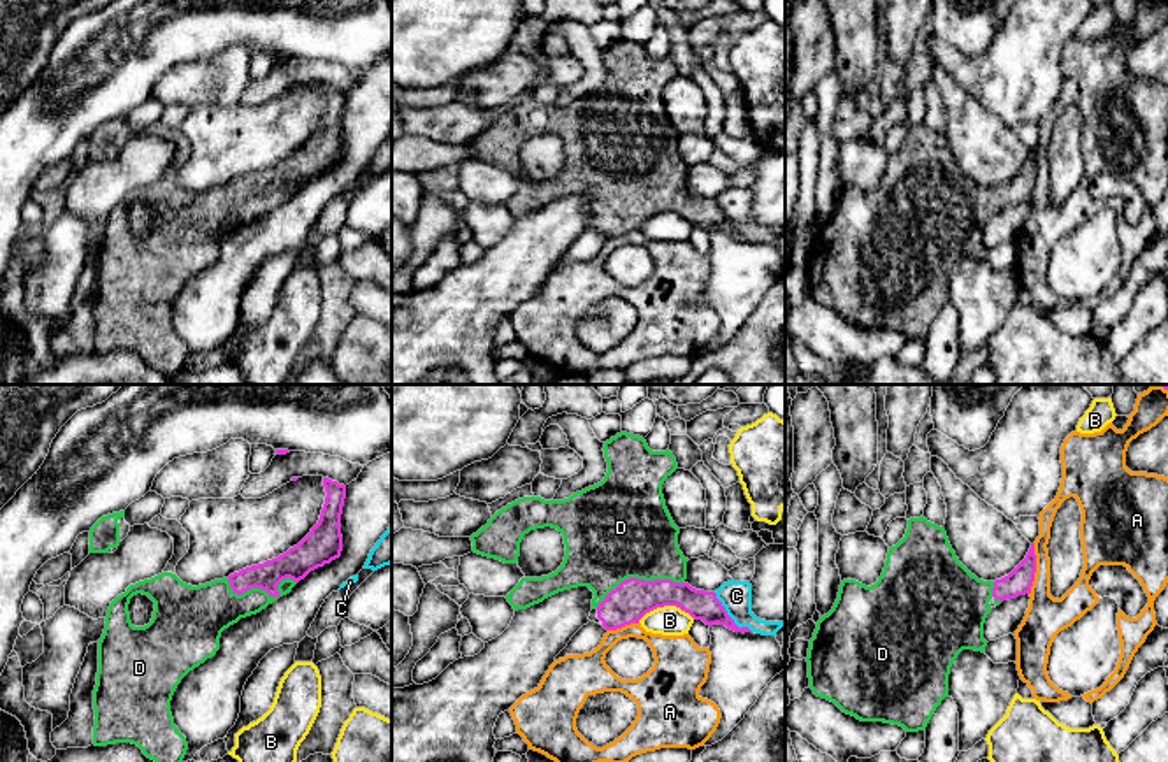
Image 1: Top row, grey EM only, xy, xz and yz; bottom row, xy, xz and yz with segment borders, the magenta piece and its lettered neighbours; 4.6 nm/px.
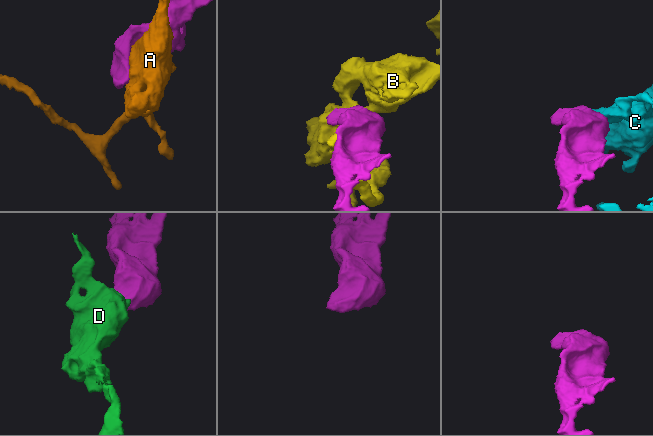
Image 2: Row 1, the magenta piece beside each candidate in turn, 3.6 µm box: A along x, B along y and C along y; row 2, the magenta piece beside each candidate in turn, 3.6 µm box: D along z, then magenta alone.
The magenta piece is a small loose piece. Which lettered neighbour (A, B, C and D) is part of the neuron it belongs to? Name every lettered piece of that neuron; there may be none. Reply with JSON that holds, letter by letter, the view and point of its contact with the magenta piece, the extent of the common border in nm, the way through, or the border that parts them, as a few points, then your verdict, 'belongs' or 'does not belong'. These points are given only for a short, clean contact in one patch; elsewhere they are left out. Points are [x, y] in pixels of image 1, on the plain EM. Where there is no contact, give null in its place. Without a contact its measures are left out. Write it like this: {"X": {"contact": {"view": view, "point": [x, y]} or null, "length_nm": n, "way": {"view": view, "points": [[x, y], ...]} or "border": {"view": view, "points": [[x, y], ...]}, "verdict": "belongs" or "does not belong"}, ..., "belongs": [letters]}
{"A": {"contact": {"view": "yz", "point": [1035, 176]}, "length_nm": 240, "verdict": "does not belong"}, "B": {"contact": {"view": "xz", "point": [666, 211]}, "length_nm": 260, "verdict": "does not belong"}, "C": {"contact": {"view": "xz", "point": [729, 223]}, "length_nm": 260, "verdict": "does not belong"}, "D": {"contact": {"view": "xy", "point": [264, 195]}, "length_nm": 320, "way": {"view": "xy", "points": [[297, 169], [264, 195], [252, 195], [213, 213]]}, "verdict": "belongs"}, "belongs": ["D"]}

